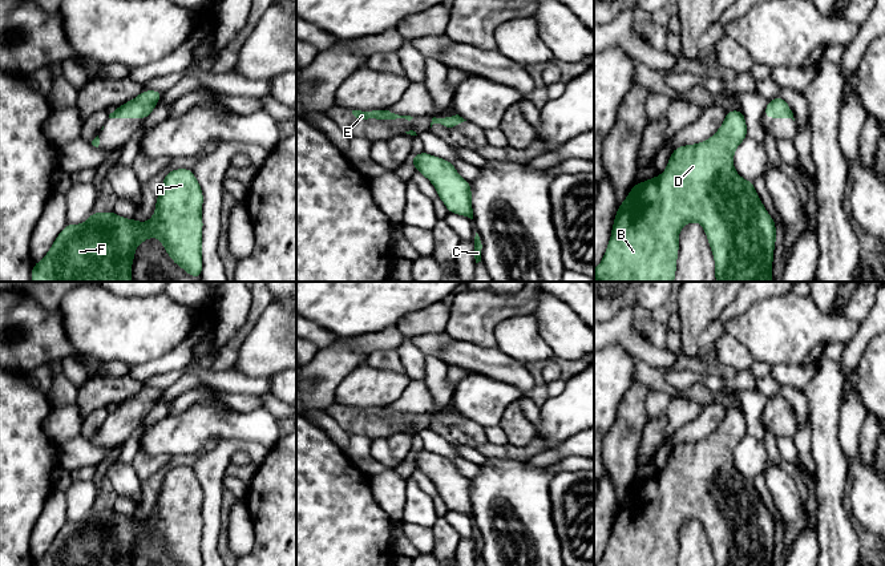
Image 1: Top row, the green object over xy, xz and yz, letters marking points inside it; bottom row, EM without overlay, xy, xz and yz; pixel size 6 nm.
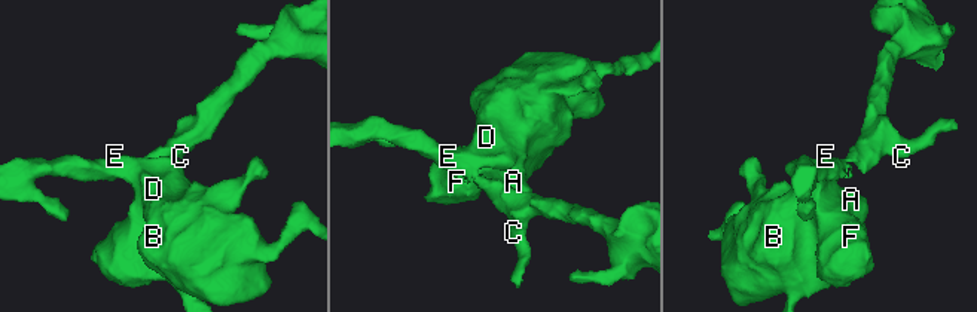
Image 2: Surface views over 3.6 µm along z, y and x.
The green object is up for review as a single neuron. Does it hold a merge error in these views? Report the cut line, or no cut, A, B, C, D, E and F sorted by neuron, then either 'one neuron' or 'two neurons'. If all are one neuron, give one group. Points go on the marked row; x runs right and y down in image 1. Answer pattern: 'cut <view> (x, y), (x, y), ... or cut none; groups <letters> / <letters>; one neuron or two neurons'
cut none; groups A B C D E F; one neuron

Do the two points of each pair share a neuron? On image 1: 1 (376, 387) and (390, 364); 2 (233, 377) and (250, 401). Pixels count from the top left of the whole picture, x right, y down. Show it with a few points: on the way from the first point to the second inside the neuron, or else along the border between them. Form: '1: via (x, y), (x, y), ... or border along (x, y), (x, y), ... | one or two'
1: border along (366, 363), (374, 368), (404, 374) | two
2: border along (223, 392), (257, 396) | two

